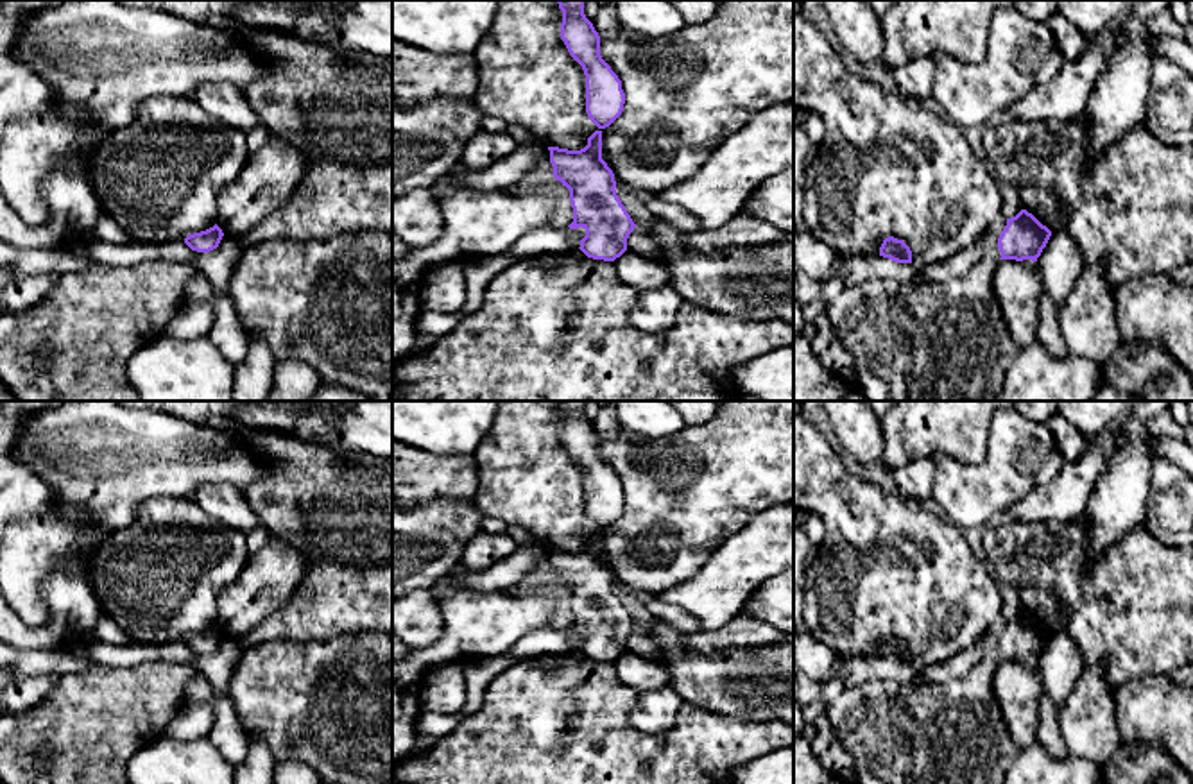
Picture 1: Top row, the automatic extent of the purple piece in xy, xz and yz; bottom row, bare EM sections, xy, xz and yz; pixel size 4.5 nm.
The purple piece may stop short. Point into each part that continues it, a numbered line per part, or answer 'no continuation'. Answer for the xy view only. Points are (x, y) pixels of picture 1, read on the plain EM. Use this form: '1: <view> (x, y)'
no continuation

